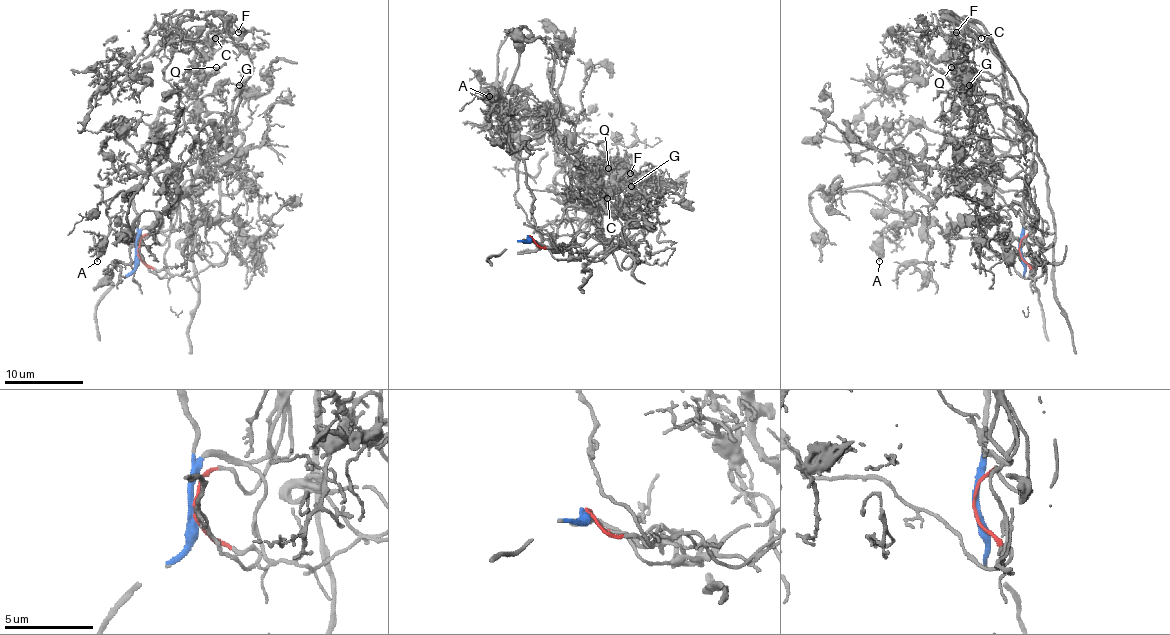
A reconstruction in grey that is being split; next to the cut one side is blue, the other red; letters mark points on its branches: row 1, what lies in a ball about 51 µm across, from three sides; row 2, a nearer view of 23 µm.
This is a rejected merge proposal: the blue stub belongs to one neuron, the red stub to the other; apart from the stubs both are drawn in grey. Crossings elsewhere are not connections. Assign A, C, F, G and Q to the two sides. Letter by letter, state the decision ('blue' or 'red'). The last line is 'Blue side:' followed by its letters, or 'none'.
A: red
C: blue
F: blue
G: blue
Q: blue
Blue side: C, F, G, Q

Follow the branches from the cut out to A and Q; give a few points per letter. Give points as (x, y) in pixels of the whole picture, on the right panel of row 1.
A: (1020, 254), (1033, 273), (1024, 277), (978, 240), (947, 238), (935, 224), (914, 214), (884, 228), (878, 262)
Q: (1020, 254), (1024, 179), (1033, 158), (1025, 144), (1027, 122), (1004, 103), (984, 105), (975, 83), (951, 67)

